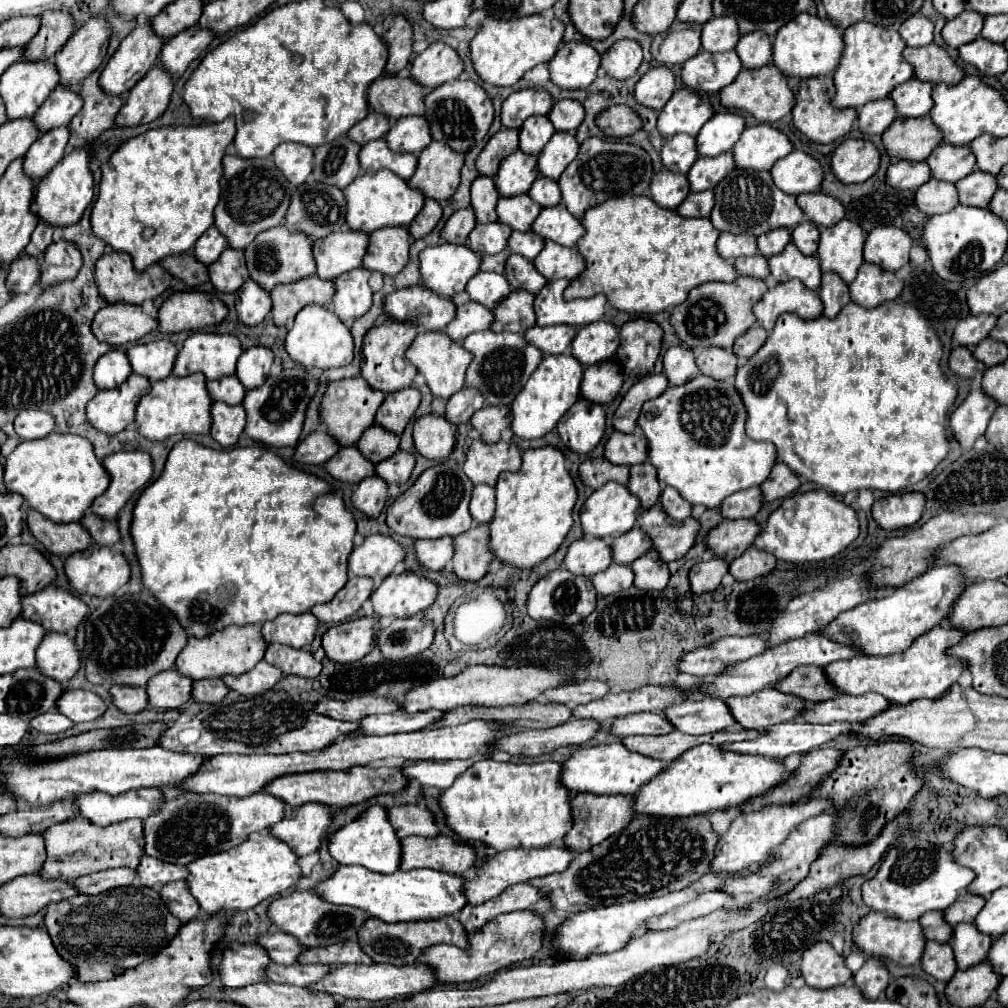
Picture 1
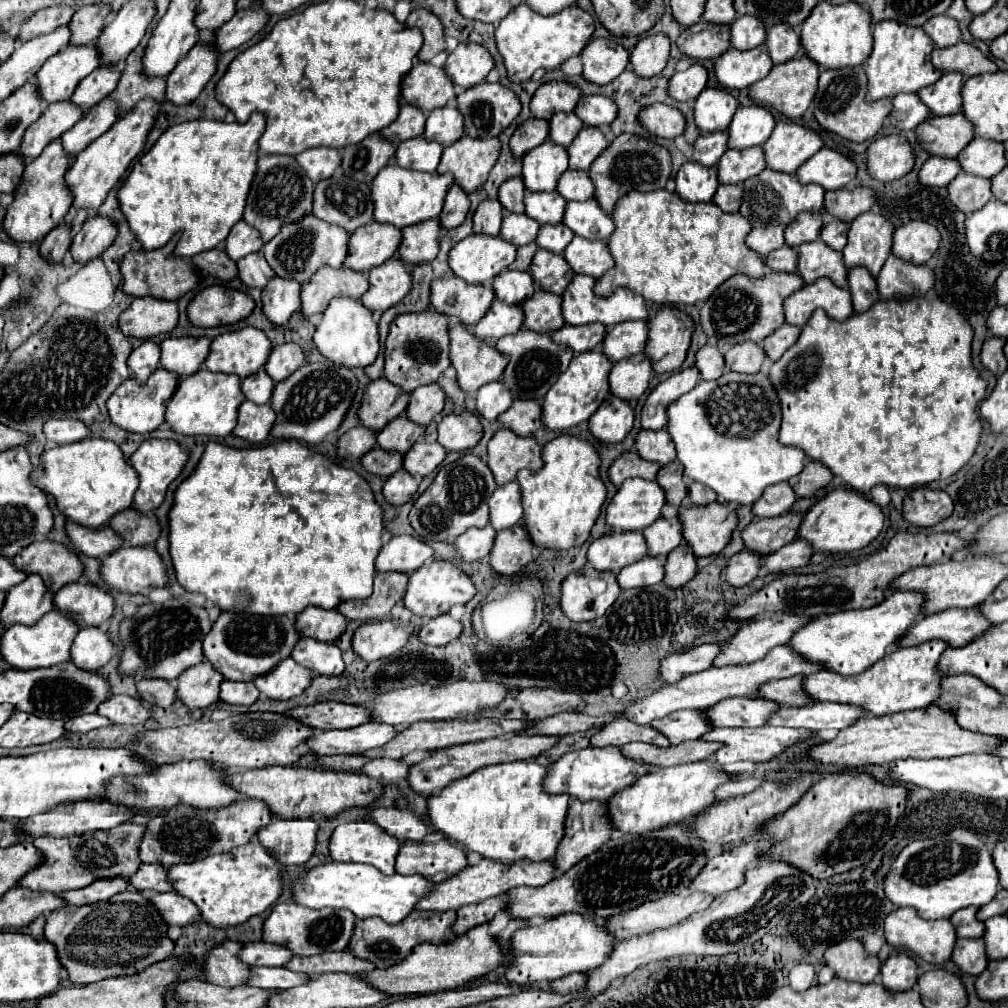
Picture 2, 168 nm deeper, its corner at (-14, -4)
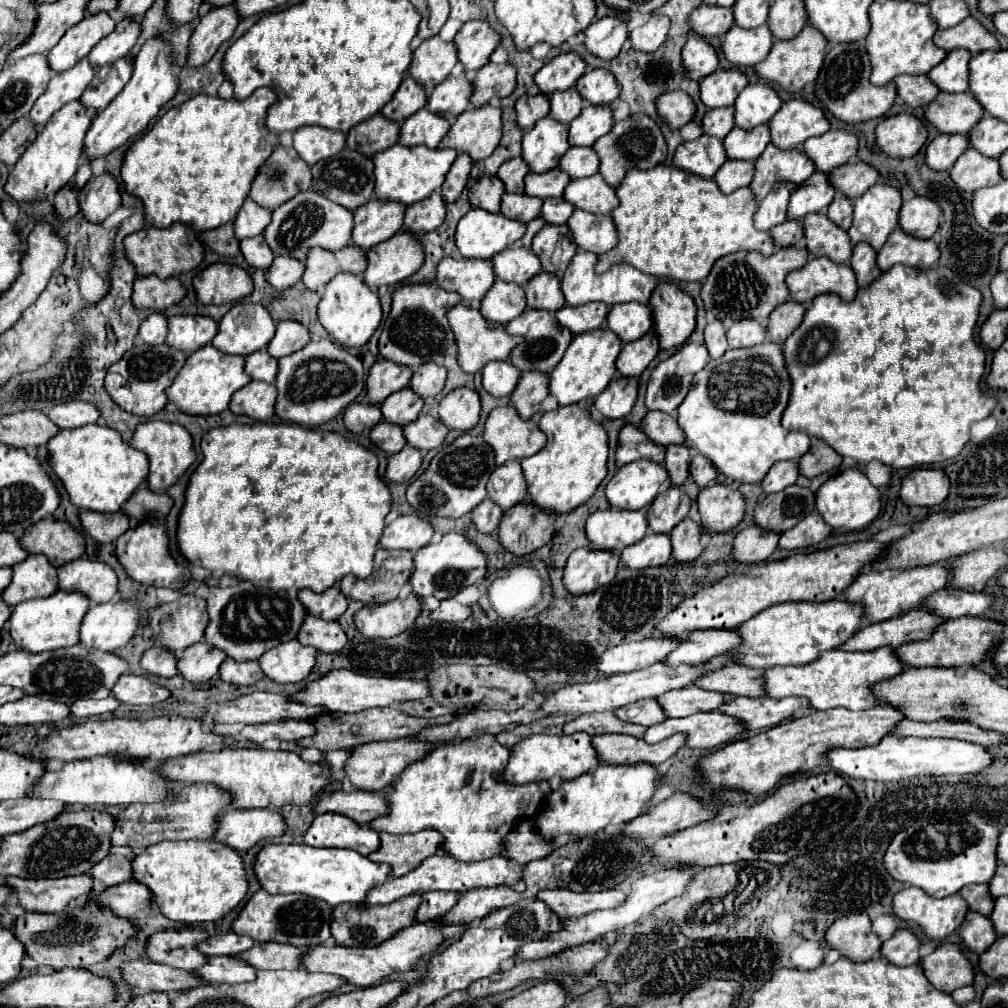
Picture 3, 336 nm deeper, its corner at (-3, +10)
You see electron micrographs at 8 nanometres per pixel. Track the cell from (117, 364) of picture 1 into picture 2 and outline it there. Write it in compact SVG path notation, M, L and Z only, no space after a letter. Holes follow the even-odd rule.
M144 341L128 357L128 367L138 383L144 383L160 365L160 347L154 341Z

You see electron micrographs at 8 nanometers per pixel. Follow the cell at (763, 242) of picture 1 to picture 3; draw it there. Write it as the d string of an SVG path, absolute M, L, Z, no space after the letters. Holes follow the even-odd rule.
M815 171L803 185L797 185L789 201L789 219L803 219L807 213L823 213L837 193L827 181L827 173Z

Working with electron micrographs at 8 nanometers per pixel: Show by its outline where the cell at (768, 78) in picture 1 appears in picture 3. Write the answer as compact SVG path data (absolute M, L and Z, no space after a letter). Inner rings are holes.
M807 25L797 37L789 39L789 41L775 41L771 53L767 55L765 61L761 61L759 65L755 65L757 75L763 81L771 81L771 83L779 83L781 87L785 87L791 93L797 93L803 89L805 83L815 81L821 65L823 65L823 57L825 57L825 49L827 49L827 39L823 37L823 33L819 33L817 29L811 29L811 25Z

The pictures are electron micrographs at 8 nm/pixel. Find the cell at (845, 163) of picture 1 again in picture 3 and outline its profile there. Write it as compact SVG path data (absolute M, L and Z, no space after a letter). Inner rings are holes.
M909 113L883 119L877 125L875 141L889 157L913 157L927 141L927 127Z

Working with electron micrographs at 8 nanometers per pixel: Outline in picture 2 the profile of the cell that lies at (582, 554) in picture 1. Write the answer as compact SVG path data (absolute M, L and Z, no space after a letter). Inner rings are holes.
M612 531L592 541L588 547L588 563L596 571L618 573L626 565L640 561L646 555L646 543L638 531Z

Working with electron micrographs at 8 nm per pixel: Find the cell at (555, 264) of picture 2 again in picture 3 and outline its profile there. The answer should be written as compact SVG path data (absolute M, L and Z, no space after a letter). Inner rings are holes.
M545 225L535 235L531 249L541 259L543 271L557 275L563 275L563 269L567 269L571 257L577 253L577 245L571 241L571 229L567 225Z

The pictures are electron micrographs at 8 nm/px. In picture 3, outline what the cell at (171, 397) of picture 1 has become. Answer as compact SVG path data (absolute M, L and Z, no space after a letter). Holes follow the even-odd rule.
M205 345L199 351L191 353L185 367L175 377L173 385L167 389L167 397L183 413L191 415L217 415L229 407L231 395L245 387L251 377L245 373L245 357L231 357L213 345Z

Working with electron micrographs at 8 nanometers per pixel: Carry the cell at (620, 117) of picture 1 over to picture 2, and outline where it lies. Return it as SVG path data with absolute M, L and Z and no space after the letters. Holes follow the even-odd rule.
M654 103L654 105L646 107L646 111L642 111L642 115L638 115L638 121L650 135L668 137L668 139L682 135L684 123L686 123L684 115L678 109L672 109L662 103Z

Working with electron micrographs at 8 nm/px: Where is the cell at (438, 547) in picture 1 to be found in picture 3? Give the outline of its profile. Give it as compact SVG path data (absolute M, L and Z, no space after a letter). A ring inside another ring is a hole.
M485 499L483 503L479 503L479 507L475 507L475 511L471 513L471 519L479 531L493 533L499 527L501 515L503 515L503 509L499 509L499 505L495 505L495 501Z

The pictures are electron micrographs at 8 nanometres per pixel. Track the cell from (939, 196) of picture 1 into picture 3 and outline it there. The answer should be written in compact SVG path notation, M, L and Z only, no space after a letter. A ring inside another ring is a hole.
M967 149L953 165L951 179L965 191L977 191L987 185L997 185L1001 177L1001 169L997 159L983 157L975 149Z

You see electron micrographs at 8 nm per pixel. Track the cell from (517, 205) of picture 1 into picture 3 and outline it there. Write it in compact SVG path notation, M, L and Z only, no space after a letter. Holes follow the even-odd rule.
M551 169L547 173L527 173L525 177L525 193L531 197L563 197L563 189L571 177L561 169Z

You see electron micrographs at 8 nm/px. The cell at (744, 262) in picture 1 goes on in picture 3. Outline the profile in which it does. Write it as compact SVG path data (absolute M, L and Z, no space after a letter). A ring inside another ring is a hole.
M787 219L785 223L779 223L771 229L771 237L775 245L779 247L791 247L791 245L801 247L803 245L803 223Z

